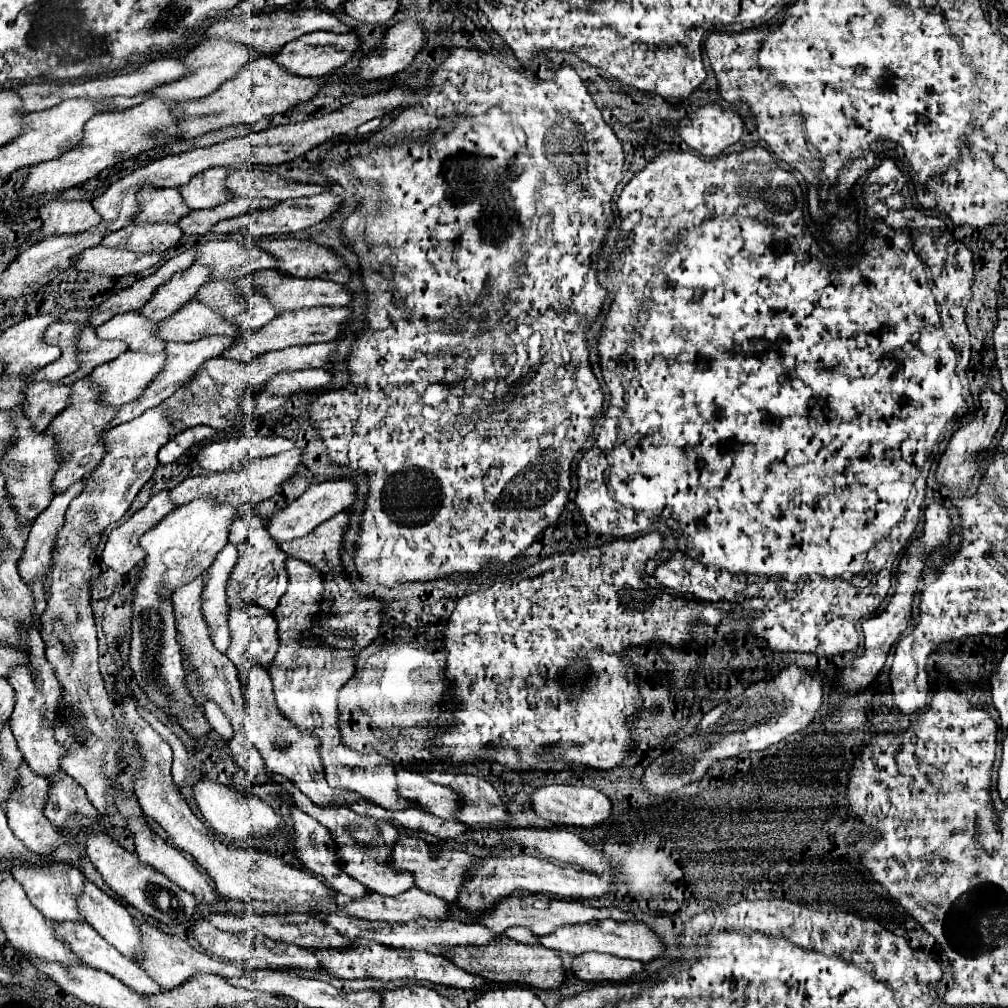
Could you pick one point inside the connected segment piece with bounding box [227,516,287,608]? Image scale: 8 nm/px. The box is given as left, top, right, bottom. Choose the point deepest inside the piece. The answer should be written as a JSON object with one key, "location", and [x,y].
{"location":[261,550]}

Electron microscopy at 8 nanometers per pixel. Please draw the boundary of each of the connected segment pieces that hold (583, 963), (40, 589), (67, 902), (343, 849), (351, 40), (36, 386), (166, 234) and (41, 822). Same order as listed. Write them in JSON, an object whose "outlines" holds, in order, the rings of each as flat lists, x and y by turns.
{"outlines":[[[587,952,573,960,571,972,587,982,627,982,631,976,643,970,643,962,631,958,619,958,611,954]],[[87,478,77,480,77,482,71,484,65,492,57,494,57,496,53,498,53,502,49,504,49,508,35,518,35,524,33,524,33,528,31,528,31,532,29,532,29,538,27,538,23,556,21,556,21,560,19,560,19,574,21,574,21,578,25,580,25,584,33,590,33,596,35,596,35,612,37,612,37,614,41,614,41,612,47,608,45,578,47,578,47,574,49,574,51,568,53,568,53,550,55,550,57,532,59,532,59,528,63,528,63,524,65,524,65,512,67,512,67,508,69,508,69,502,83,492,85,482,87,482]],[[51,864,51,866,15,866,11,870,15,880,25,888,31,904,51,922,85,922,83,914,77,908,77,900,83,894,85,876,71,866,65,864]],[[283,778,283,790,293,796,295,804,301,812,319,820,319,824,323,824,331,832,331,836,335,838,335,842,339,846,339,862,341,862,343,870,349,872,353,878,357,878,367,888,371,888,383,896,397,896,399,892,405,892,411,886,415,886,413,872,395,872,395,868,391,868,387,864,387,860,391,858,391,848,395,846,395,840,399,838,399,832,391,822,355,814,347,806,327,806,327,808,317,806,307,796,303,796,297,788,293,788,289,784,289,780,285,780,285,778]],[[309,32,307,36,299,36,299,40,293,40,275,56,275,60,285,66,289,72,299,76,323,76,327,72,333,72,335,68,341,68,349,60,355,58,359,50,359,34,331,34,331,32]],[[39,380,27,384,25,394,27,398,23,402,23,414,31,418,37,430,45,430,51,420,69,406,71,384,61,384,59,380]],[[171,222,129,224,103,238,105,246,129,248,135,252,165,252,181,238,181,228]],[[23,764,19,768,19,778,21,784,11,792,11,798,7,802,7,820,9,820,9,828,13,830,13,834,37,856,49,856,57,850,59,846,59,830,45,818,43,810,49,798,49,780,41,778,37,774,33,774,29,770,27,764]]]}

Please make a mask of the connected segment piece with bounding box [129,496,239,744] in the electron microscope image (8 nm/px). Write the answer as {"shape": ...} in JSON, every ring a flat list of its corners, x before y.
{"shape":[[203,496,191,500,189,504,175,508,167,518,163,518,155,528,141,536,141,546,147,552,145,568,141,572,141,580,133,590,133,636,131,636,131,658,129,664,139,686,147,692,149,700,169,712,175,714,175,722,187,730,191,738,199,744,209,734,209,722,205,720,203,708,197,708,191,696,185,690,183,682,183,656,181,646,175,640,175,616,173,606,163,602,157,596,161,586,169,588,171,592,195,576,203,574,215,556,227,546,229,542,229,526,237,520,239,508,227,502,217,502,211,496]]}

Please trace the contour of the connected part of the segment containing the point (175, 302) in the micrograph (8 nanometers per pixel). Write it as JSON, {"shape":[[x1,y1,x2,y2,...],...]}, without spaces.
{"shape":[[193,264,187,272,179,272,171,278,171,282,163,284,159,292,145,304,143,316,151,320,165,320,173,316,183,304,191,302,199,288,211,280,211,268,203,264]]}

